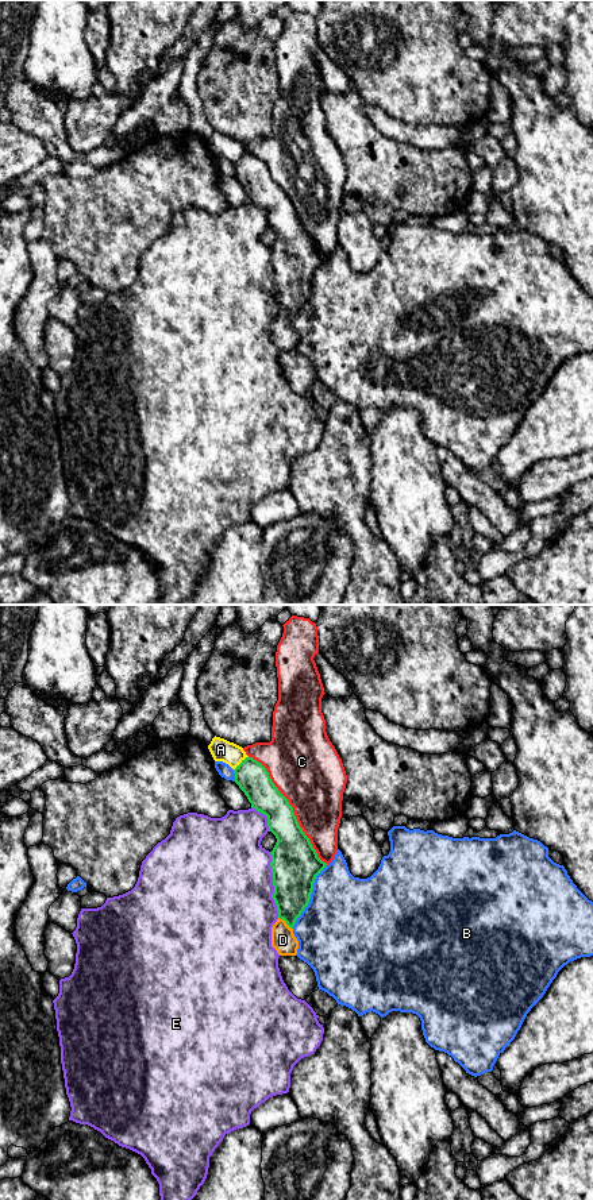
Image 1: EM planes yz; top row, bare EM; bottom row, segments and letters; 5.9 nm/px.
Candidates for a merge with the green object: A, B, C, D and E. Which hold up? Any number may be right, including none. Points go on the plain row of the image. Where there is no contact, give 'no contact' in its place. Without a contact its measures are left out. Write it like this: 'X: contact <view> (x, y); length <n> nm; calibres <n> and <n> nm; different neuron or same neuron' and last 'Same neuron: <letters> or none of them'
A: contact yz (241, 158); length 120 nm; calibres 190 and 130 nm; different neuron
B: contact yz (310, 292); length 440 nm; calibres 280 and 480 nm; different neuron
C: contact yz (292, 204); length 800 nm; calibres 220 and 420 nm; different neuron
D: contact yz (285, 316); length 120 nm; calibres 240 and 140 nm; same neuron
E: contact yz (273, 280); length 400 nm; calibres 280 and 500 nm; different neuron
Same neuron: D

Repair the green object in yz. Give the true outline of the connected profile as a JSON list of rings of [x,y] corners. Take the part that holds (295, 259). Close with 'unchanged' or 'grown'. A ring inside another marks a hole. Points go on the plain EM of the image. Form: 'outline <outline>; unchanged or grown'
outline [[[246,153],[234,165],[235,178],[251,202],[267,212],[269,227],[277,238],[270,247],[278,315],[272,323],[272,342],[280,351],[296,351],[299,336],[293,321],[308,301],[316,271],[327,262],[317,252],[300,223],[293,202],[272,177],[266,163]]]; grown

